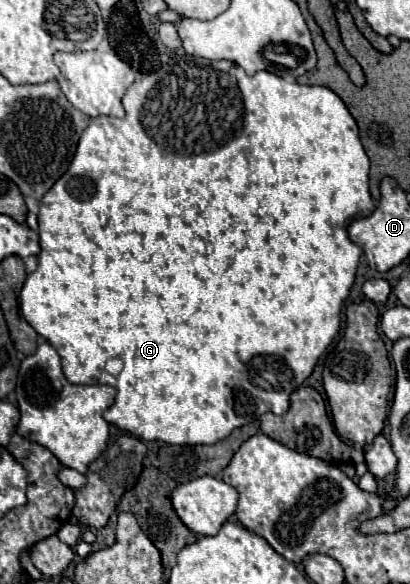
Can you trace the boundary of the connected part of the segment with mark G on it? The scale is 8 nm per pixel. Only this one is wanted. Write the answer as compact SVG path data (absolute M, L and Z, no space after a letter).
M179 50L171 56L171 60L161 70L143 76L143 80L133 82L123 96L123 106L127 112L125 118L111 118L111 116L91 118L89 126L83 130L81 138L79 138L77 152L75 152L75 158L73 158L69 170L41 198L41 208L39 208L39 244L41 244L39 266L33 274L27 276L27 280L23 284L21 310L23 310L25 320L37 330L37 334L41 334L61 356L61 366L63 366L65 378L69 382L73 382L73 384L108 384L117 390L115 404L103 414L103 418L109 424L115 424L121 430L127 430L129 434L133 434L141 440L163 440L167 444L187 444L187 446L215 444L215 442L227 438L233 432L233 428L239 428L243 424L253 422L259 414L263 414L267 410L273 414L285 414L289 410L289 396L311 376L317 360L321 358L325 348L333 342L333 338L339 334L341 306L343 306L343 300L349 296L349 290L355 282L357 264L359 264L359 258L363 254L363 250L349 240L347 228L353 220L365 218L375 210L373 198L369 194L369 158L361 146L359 128L357 128L355 118L349 114L347 106L343 104L343 100L333 90L329 90L325 86L303 86L303 84L287 82L287 80L283 80L283 78L279 78L267 70L261 70L261 72L255 72L253 76L249 76L249 74L245 74L245 70L241 66L237 66L235 62L229 62L229 60L211 62L205 58L189 56L189 54Z

